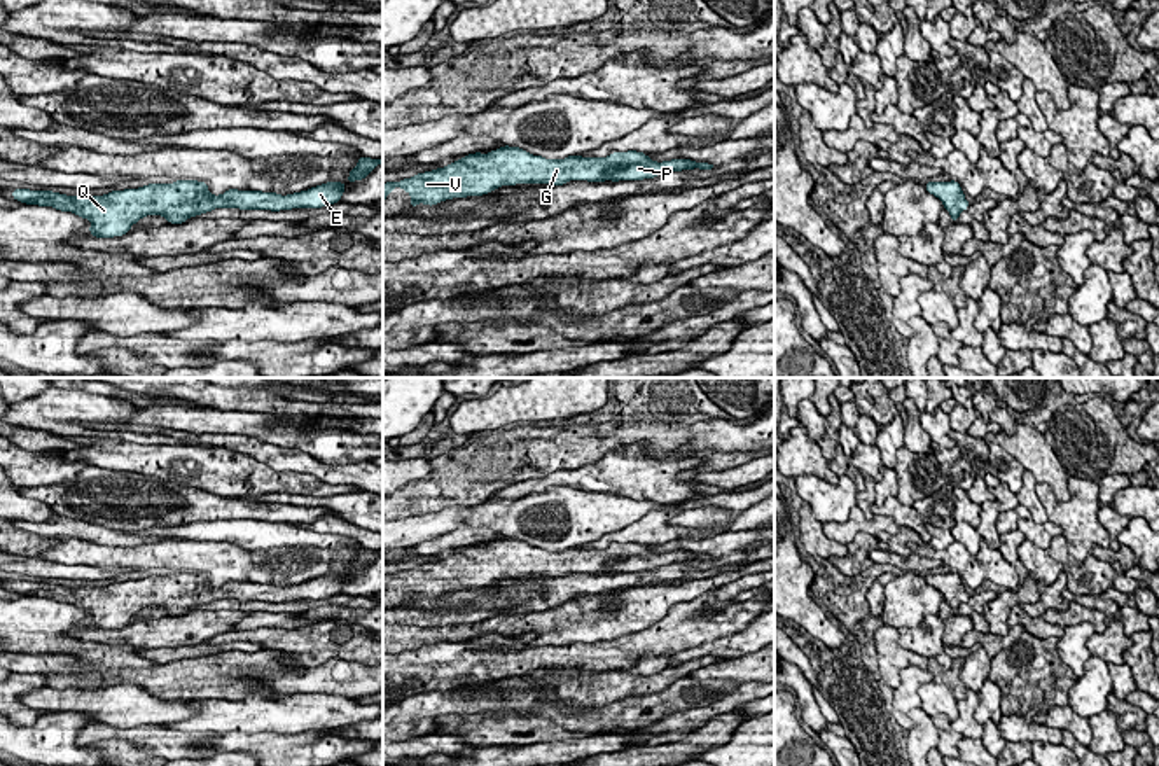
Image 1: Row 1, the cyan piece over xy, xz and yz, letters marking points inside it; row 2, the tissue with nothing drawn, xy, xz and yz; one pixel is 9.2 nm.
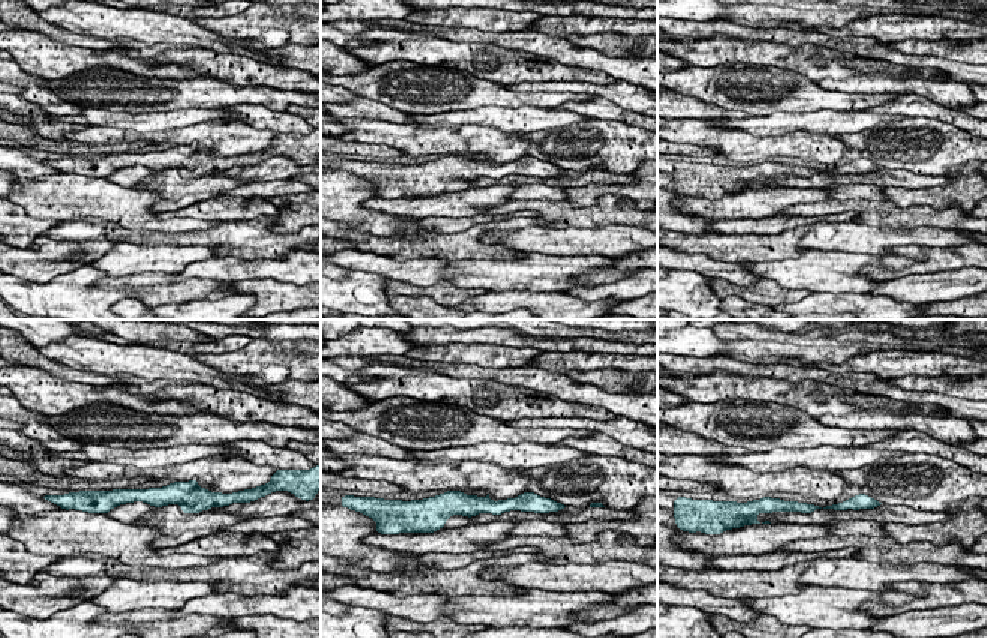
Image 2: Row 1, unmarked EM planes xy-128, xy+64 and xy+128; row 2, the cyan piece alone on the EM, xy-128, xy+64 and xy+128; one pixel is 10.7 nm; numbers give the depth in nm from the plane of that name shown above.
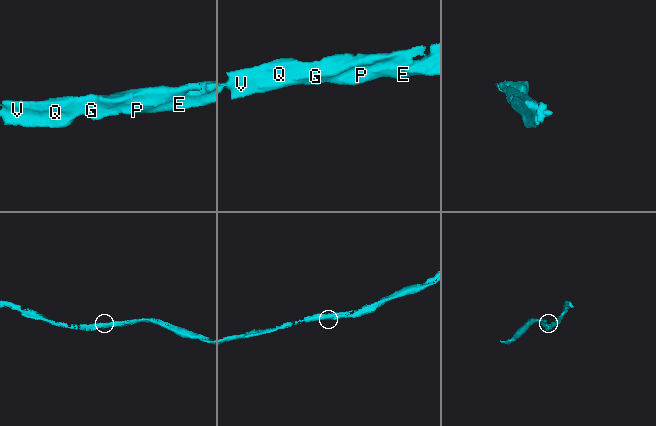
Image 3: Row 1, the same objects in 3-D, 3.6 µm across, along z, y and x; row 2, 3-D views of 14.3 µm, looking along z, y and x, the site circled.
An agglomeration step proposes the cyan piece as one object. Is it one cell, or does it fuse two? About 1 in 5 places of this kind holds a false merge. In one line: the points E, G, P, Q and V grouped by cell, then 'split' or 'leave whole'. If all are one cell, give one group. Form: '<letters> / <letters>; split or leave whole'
E G P Q V; leave whole

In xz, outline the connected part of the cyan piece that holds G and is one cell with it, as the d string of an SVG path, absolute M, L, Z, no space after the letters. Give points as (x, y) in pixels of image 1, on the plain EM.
M503 537L488 546L468 546L444 560L418 565L400 574L386 574L383 575L383 593L395 579L411 586L409 595L414 600L420 595L434 598L453 589L489 586L502 577L643 572L694 560L711 561L713 556L691 551L657 554L636 542L612 544L608 549L568 547L565 551L545 551L519 539Z

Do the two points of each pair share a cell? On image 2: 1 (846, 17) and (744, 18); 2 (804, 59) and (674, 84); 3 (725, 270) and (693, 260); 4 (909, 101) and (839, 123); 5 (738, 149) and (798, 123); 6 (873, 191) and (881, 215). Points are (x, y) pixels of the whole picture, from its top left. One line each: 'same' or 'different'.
1: same
2: different
3: same
4: different
5: different
6: different

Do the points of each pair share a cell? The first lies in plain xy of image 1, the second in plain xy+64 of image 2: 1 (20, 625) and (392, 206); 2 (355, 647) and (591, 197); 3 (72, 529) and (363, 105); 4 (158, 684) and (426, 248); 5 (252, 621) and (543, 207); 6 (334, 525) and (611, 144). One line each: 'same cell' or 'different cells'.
1: different cells
2: different cells
3: same cell
4: same cell
5: different cells
6: different cells

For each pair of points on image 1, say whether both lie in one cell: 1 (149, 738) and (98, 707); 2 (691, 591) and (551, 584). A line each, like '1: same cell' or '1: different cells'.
1: different cells
2: different cells

